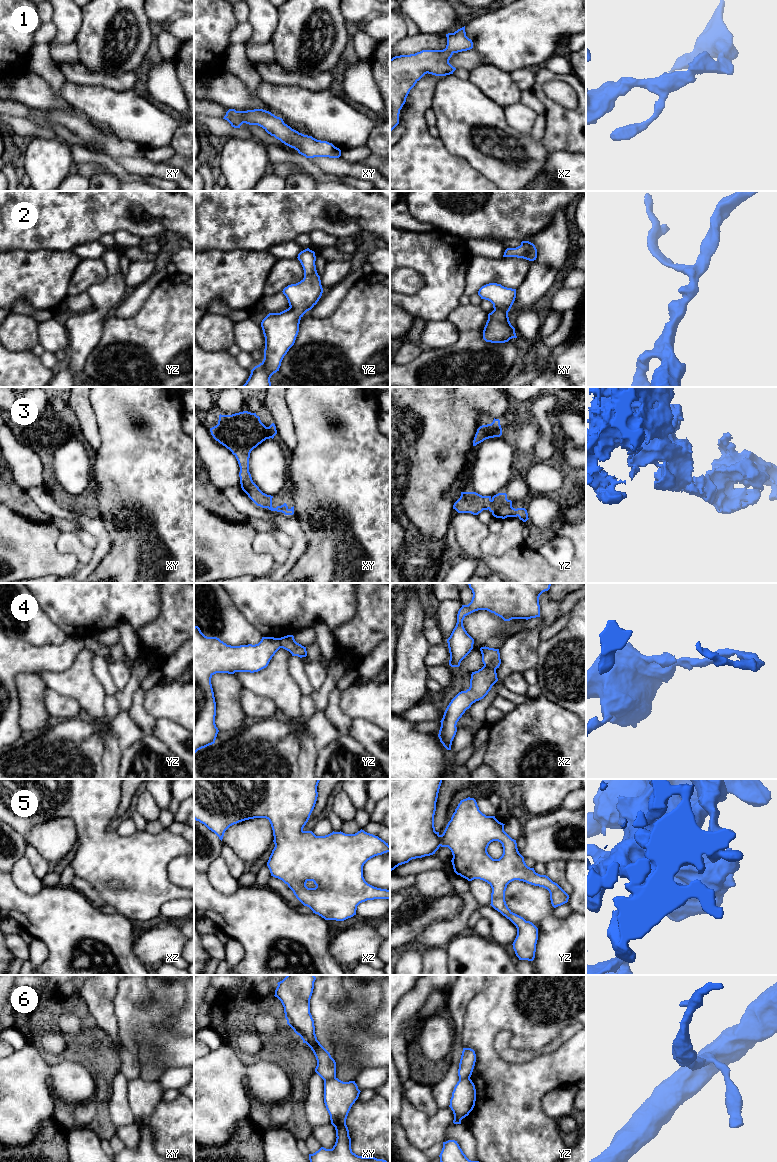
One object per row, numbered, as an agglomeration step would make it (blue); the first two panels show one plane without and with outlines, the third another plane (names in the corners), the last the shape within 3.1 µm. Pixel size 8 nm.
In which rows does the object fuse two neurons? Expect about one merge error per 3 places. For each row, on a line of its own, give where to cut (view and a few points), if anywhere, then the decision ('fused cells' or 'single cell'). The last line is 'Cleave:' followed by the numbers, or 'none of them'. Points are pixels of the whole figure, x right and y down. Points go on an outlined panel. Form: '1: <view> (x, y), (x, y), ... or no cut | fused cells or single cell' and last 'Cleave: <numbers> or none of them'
1: no cut | single cell
2: no cut | single cell
3: no cut | single cell
4: xz (484, 665), (495, 670) | fused cells
5: no cut | single cell
6: xy (335, 1077), (324, 1081) | fused cells
Cleave: 4, 6

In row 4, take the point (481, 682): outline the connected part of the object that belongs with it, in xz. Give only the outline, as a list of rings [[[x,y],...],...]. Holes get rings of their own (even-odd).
[[[483,666],[478,671],[472,672],[470,687],[459,692],[447,706],[438,737],[447,750],[451,750],[452,741],[457,732],[457,722],[473,703],[483,699],[492,686],[498,681],[496,670]]]

